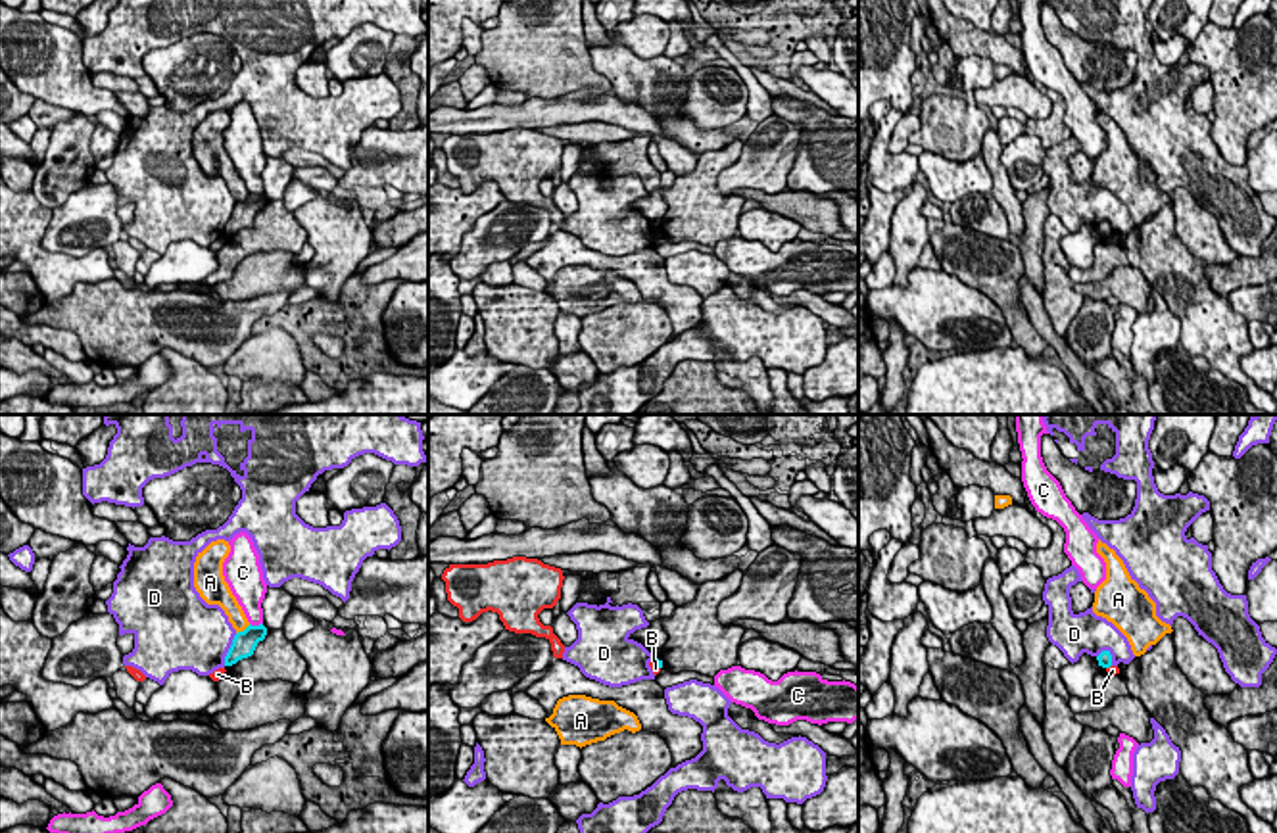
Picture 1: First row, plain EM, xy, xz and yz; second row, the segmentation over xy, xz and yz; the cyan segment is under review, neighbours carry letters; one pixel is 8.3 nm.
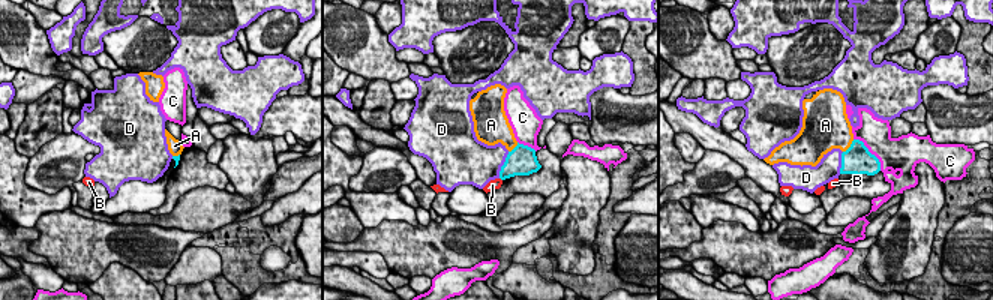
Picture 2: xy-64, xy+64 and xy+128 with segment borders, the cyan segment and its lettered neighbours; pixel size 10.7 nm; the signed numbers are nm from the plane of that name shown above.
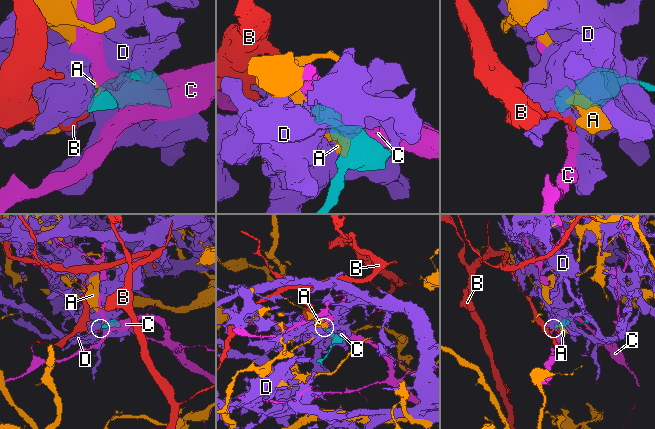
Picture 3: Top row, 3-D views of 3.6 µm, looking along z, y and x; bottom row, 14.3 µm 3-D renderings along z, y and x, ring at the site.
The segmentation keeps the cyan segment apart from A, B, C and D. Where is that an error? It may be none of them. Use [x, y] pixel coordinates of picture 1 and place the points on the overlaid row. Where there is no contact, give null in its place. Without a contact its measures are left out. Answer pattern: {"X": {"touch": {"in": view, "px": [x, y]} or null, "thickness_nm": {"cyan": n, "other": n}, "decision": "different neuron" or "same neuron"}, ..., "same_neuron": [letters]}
{"A": {"touch": {"in": "xy", "px": [244, 630]}, "thickness_nm": {"cyan": 200, "other": 140}, "decision": "different neuron"}, "B": {"touch": {"in": "xz", "px": [657, 665]}, "thickness_nm": {"cyan": 60, "other": 70}, "decision": "different neuron"}, "C": {"touch": {"in": "xy", "px": [256, 626]}, "thickness_nm": {"cyan": 200, "other": 220}, "decision": "different neuron"}, "D": {"touch": {"in": "xy", "px": [229, 649]}, "thickness_nm": {"cyan": 200, "other": 480}, "decision": "different neuron"}, "same_neuron": []}

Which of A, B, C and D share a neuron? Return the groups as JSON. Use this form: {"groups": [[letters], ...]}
{"groups": [["A"], ["B"], ["C"], ["D"]]}

